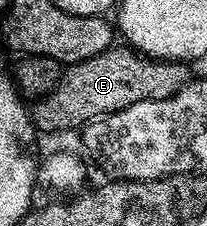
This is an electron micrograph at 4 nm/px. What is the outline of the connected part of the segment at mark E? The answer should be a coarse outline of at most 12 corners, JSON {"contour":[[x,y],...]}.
{"contour":[[112,46],[30,105],[40,133],[169,98],[186,63]]}

